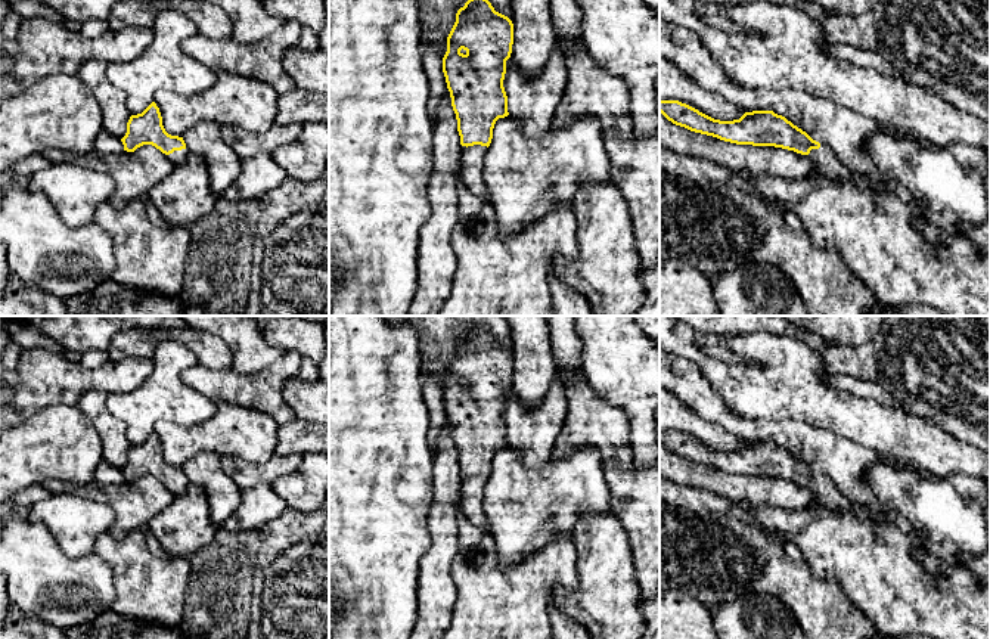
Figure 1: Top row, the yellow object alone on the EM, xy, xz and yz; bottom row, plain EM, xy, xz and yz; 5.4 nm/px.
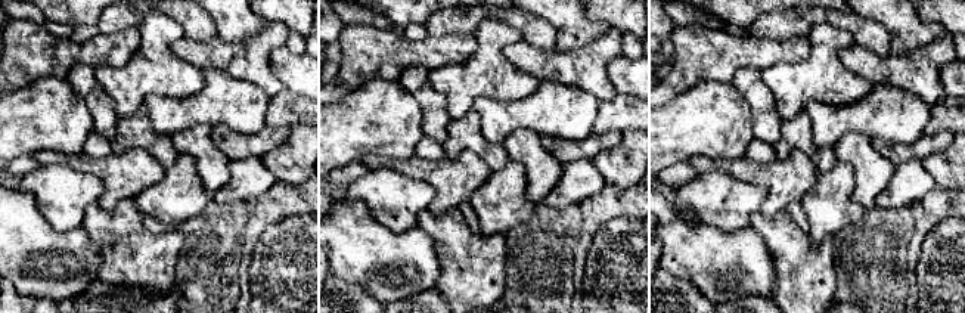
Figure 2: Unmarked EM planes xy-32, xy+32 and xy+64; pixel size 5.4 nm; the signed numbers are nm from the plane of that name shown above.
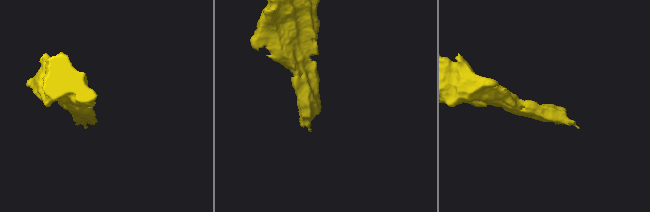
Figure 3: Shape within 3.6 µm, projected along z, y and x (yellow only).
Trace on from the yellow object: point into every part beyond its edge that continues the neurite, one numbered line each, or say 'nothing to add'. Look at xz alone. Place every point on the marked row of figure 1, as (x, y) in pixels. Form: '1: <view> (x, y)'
1: xz (472, 157)

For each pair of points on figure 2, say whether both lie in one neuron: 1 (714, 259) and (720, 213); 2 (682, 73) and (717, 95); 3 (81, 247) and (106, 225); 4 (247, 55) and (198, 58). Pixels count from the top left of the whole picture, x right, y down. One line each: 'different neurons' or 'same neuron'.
1: different neurons
2: different neurons
3: different neurons
4: same neuron

